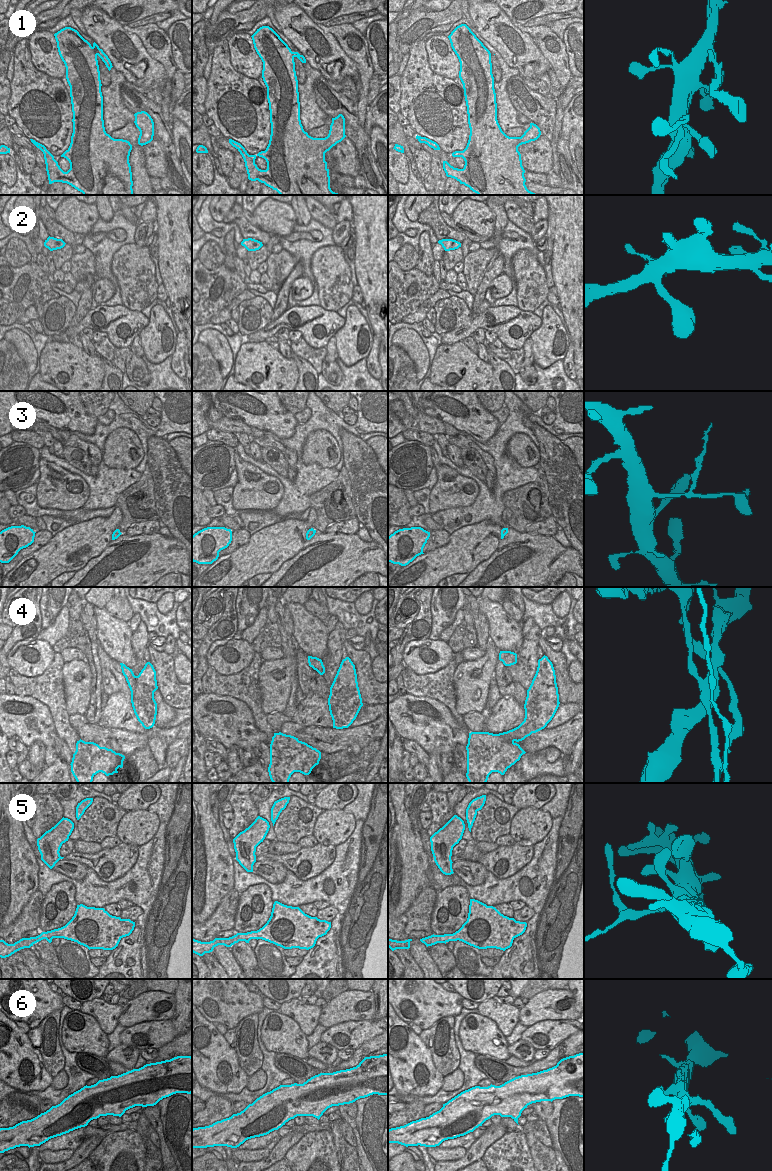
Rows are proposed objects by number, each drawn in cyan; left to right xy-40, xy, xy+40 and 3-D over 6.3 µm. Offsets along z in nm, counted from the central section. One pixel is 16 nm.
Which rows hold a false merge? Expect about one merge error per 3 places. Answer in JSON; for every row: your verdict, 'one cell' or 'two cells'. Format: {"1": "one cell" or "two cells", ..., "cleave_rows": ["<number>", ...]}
{"1": "two cells", "2": "one cell", "3": "two cells", "4": "two cells", "5": "two cells", "6": "one cell", "cleave_rows": ["1", "3", "4", "5"]}

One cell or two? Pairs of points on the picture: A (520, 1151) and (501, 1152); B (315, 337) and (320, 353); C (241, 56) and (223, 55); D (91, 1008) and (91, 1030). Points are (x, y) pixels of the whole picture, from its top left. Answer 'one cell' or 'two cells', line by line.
A: one cell
B: two cells
C: two cells
D: two cells

